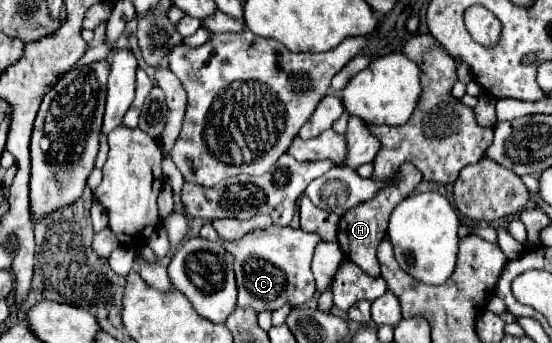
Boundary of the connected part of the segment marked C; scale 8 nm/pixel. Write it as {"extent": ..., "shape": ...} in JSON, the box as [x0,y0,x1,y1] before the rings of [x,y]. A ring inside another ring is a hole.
{"extent":[200,223,320,313],"shape":[[[204,223],[204,227],[200,229],[200,237],[218,241],[226,251],[232,253],[240,307],[252,307],[256,313],[262,313],[262,311],[280,309],[282,305],[298,307],[314,297],[316,285],[314,285],[310,261],[312,261],[314,247],[320,241],[316,233],[272,225],[268,229],[250,231],[242,239],[226,241],[218,237],[212,223]]]}

